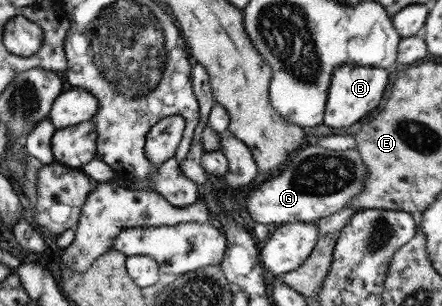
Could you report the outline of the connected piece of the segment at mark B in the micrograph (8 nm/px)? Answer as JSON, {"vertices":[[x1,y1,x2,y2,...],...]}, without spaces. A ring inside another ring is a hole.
{"vertices":[[340,65,334,68,332,81,328,91,328,100,323,118,323,124,332,128,342,128,342,126,352,126,370,114,374,108,380,104,384,90,388,84,387,69,380,67,363,67,358,65]]}

